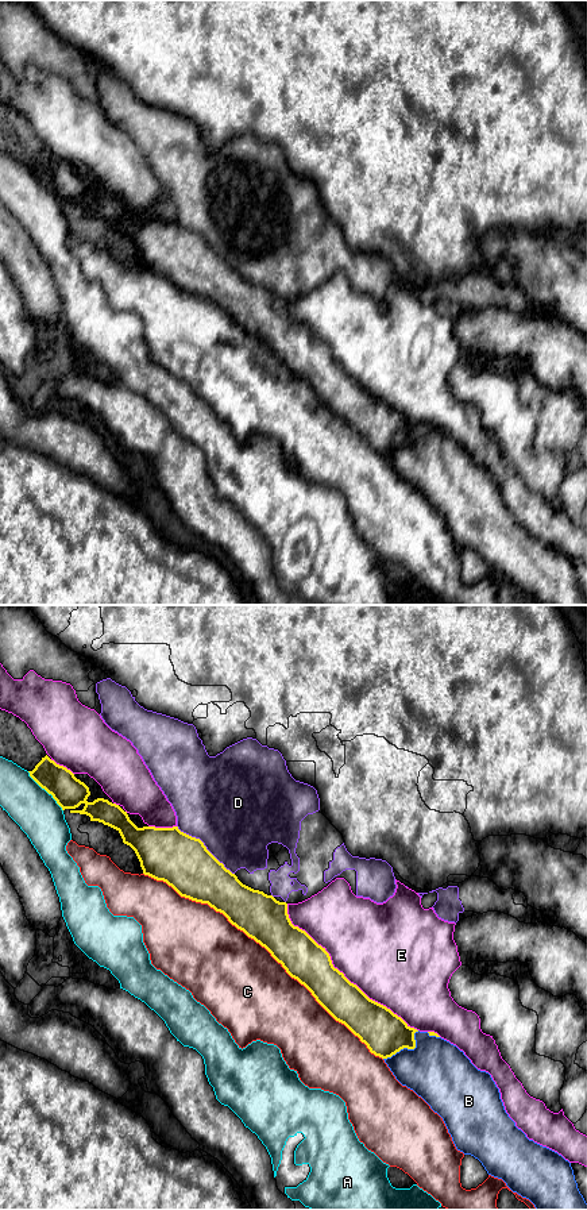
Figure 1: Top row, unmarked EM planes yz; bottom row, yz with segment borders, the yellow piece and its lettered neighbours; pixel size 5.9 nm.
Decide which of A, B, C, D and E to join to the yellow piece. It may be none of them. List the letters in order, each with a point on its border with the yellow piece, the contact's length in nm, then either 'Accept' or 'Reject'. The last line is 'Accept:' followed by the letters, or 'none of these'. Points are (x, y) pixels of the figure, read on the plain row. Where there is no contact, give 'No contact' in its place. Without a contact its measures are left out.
A: Touches yellow at yz (46, 185). Shared border 320 nm. Reject
B: Touches yellow at yz (408, 443). Shared border 280 nm. Reject
C: Touches yellow at yz (265, 342). Shared border 1800 nm. Reject
D: Touches yellow at yz (204, 241). Shared border 460 nm. Reject
E: Touches yellow at yz (342, 367). Shared border 1100 nm. Reject
Accept: none of these

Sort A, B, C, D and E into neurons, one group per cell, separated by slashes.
A / B / C / D / E

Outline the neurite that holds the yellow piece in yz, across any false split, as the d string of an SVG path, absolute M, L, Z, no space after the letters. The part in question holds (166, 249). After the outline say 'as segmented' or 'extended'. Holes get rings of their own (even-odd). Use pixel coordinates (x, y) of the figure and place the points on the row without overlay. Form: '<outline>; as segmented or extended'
M47 150L28 167L42 184L53 190L62 205L69 204L70 208L86 209L90 216L99 216L116 224L123 238L135 246L144 270L166 277L181 292L208 298L216 307L223 308L232 320L264 342L286 367L304 379L336 416L344 419L358 431L371 448L387 454L403 443L416 443L414 428L418 425L410 423L386 401L370 394L335 363L325 343L318 340L305 325L291 319L286 297L279 297L273 290L243 280L206 244L200 234L181 227L178 221L138 223L119 200L104 193L88 197L89 182Z; as segmented

